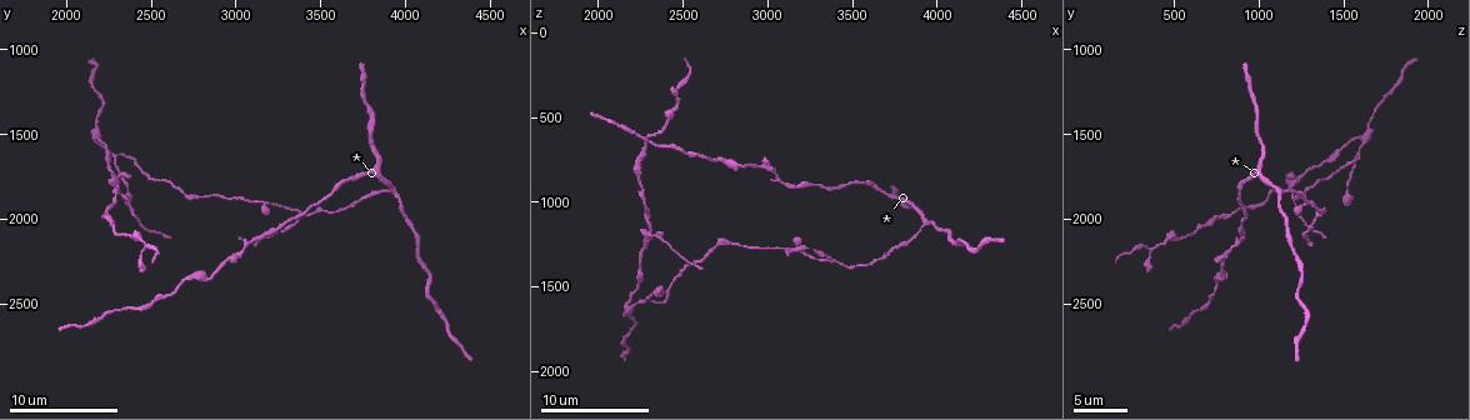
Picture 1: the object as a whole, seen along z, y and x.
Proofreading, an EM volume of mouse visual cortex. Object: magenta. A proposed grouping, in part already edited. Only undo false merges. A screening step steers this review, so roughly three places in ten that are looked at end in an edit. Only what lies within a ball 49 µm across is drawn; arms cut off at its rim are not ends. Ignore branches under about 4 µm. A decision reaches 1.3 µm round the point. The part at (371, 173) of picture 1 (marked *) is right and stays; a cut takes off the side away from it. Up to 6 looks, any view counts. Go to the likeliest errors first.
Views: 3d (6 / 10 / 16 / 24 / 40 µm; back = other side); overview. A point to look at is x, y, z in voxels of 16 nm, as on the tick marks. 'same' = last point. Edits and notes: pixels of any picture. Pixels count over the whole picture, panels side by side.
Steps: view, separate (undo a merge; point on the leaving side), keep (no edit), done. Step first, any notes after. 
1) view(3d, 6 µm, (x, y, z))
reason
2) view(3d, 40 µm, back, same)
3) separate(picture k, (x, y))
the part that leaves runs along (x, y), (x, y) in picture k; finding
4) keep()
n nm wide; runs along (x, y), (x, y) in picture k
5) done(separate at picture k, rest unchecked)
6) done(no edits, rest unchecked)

view(3d, 10 µm, (2280, 1640, 1580))
arms part here

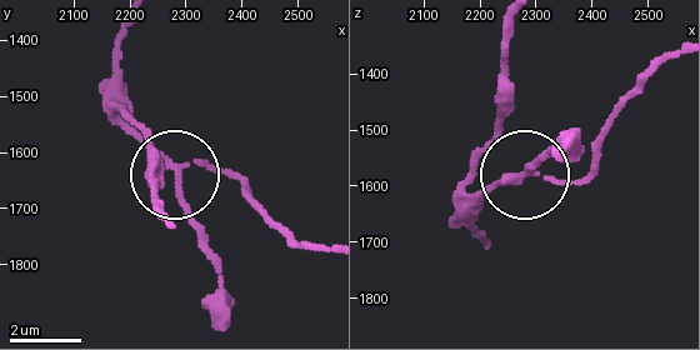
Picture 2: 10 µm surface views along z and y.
separate(picture 2, (140, 133))
side arm 5 µm; the part that leaves runs along (174, 168), (120, 109), (146, 139), (155, 210) in picture 2; a second neuron is stuck on

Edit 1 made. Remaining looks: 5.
view(3d, 10 µm, (3380, 1960, 1340))
a fork

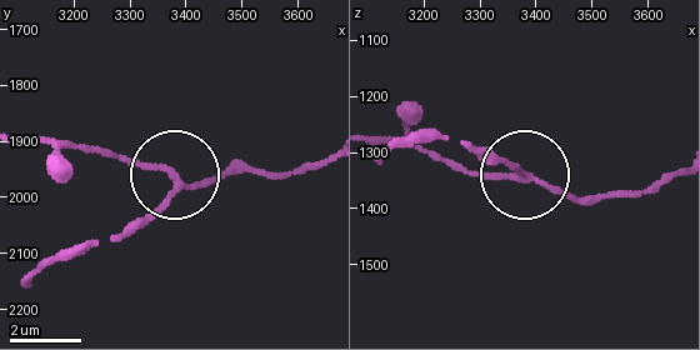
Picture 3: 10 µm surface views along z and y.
keep()
3 arms; all the same neuron

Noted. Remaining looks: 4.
view(3d, 16 µm, (3940, 1840, 1120))
three-way junction

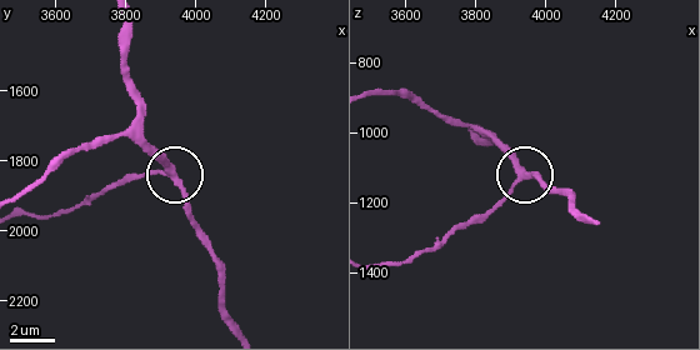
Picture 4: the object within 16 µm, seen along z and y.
view(3d, 16 µm, back, (3930, 1840, 1120))

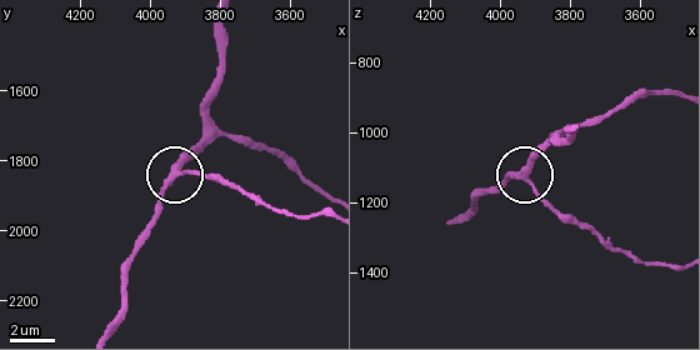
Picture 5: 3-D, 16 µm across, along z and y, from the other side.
keep()
runs along (219, 136), (188, 159), (163, 198), (155, 224) in picture 5; continuous, no second neuron

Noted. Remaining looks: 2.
done(separate at picture 2, rest unchecked)

